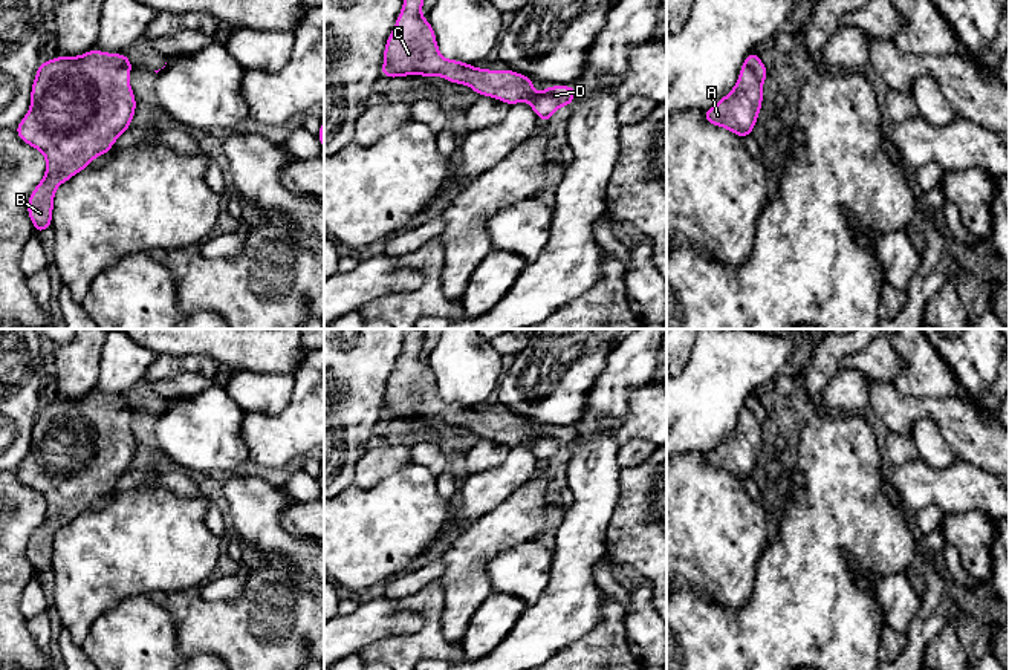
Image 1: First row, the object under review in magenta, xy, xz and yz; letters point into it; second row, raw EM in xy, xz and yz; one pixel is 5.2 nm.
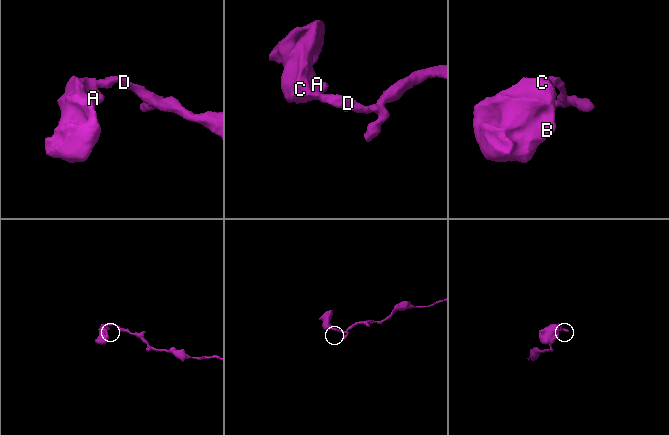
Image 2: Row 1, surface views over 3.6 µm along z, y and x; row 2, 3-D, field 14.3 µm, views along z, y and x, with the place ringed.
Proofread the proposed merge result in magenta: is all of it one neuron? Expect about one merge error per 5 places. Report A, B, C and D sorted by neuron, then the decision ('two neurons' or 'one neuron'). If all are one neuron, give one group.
A B C D | one neuron

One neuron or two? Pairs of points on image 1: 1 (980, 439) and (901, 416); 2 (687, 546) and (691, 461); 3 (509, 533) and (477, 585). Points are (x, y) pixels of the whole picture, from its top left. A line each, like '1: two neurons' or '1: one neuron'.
1: one neuron
2: one neuron
3: one neuron

